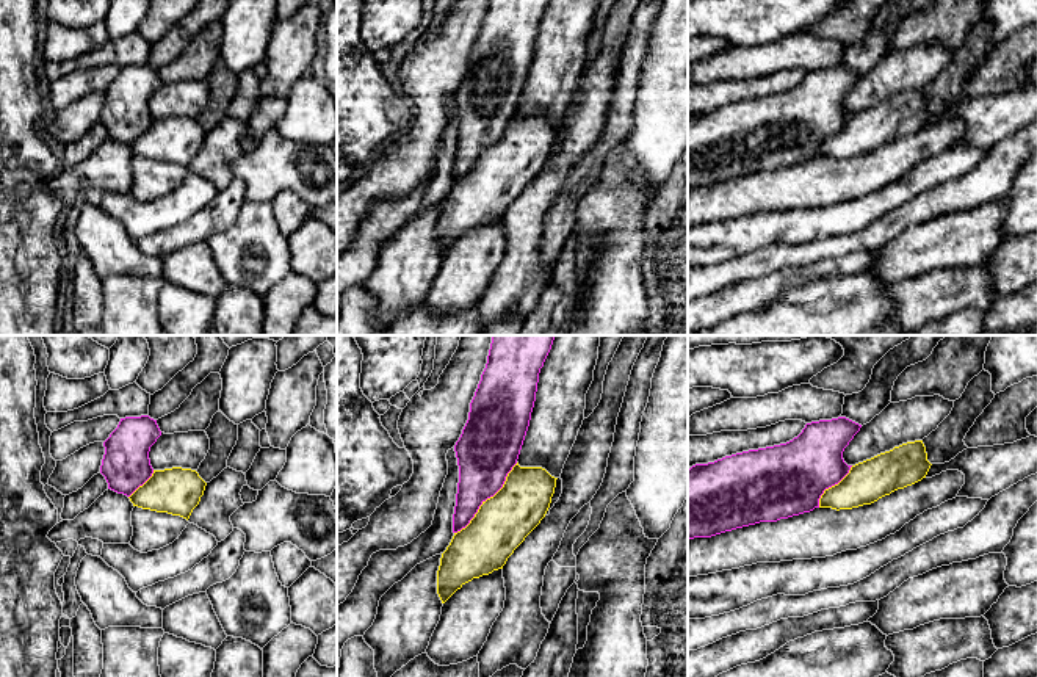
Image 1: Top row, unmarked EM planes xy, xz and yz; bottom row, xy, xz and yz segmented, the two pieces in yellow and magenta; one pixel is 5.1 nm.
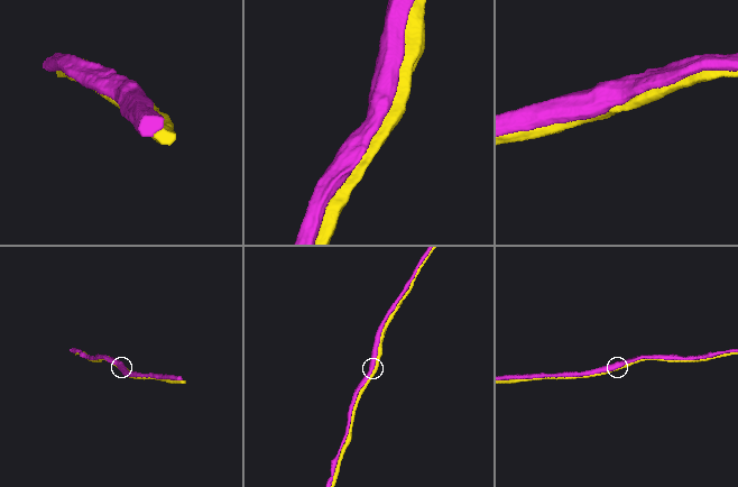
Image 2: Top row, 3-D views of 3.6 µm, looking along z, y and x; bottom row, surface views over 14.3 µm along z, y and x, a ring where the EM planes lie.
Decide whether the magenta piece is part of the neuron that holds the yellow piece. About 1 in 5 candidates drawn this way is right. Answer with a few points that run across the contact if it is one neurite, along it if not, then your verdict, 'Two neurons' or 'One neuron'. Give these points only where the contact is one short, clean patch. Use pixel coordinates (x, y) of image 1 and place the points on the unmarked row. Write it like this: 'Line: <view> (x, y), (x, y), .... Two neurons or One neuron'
Two neurons

